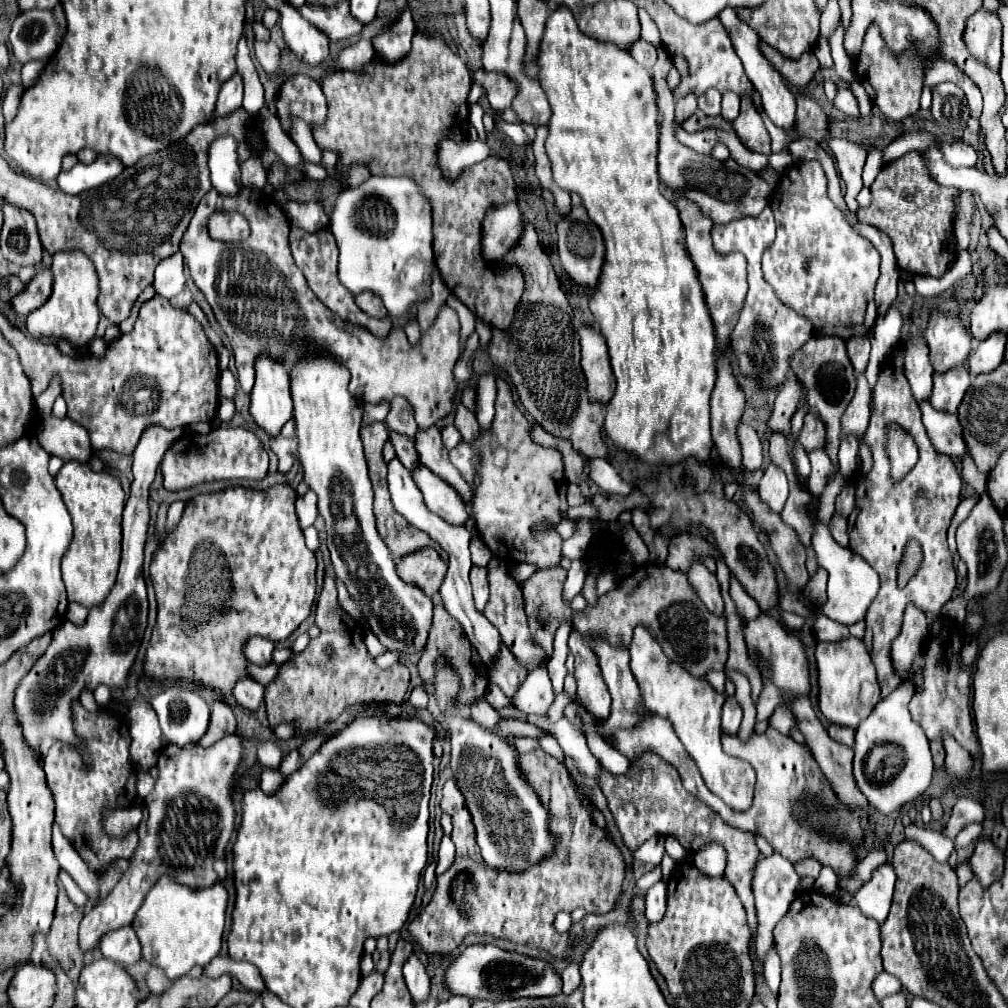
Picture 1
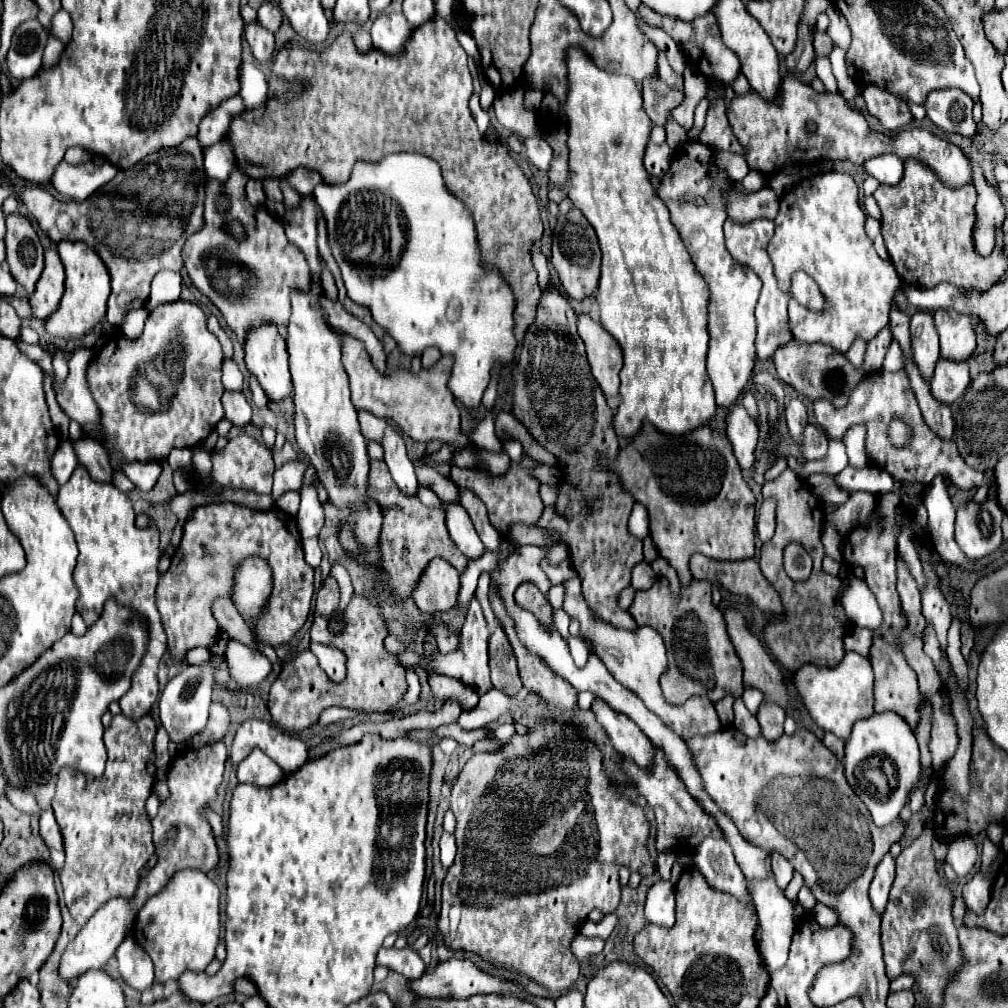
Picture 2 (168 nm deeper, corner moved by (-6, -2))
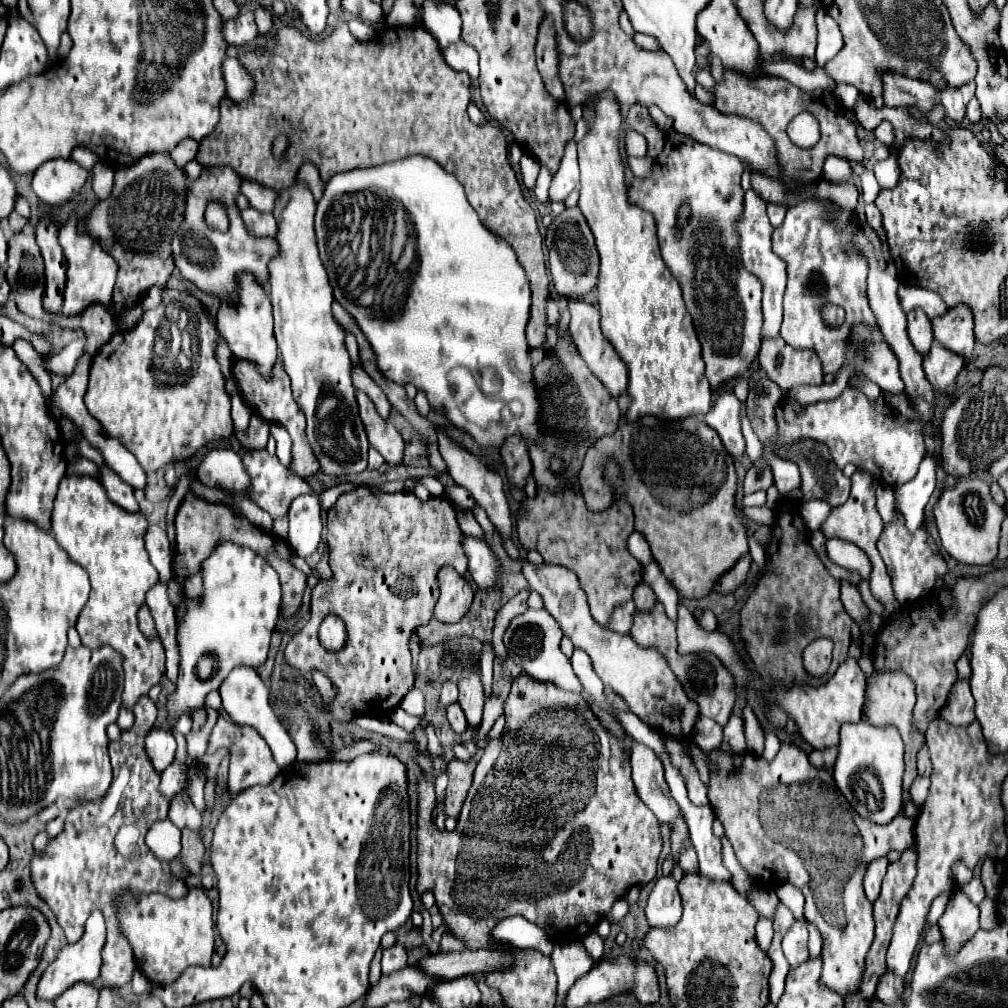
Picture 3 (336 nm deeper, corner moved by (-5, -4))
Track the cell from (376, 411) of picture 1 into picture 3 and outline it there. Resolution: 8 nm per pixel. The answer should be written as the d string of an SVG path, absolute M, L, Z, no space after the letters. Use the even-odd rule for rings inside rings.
M364 391L356 393L360 417L366 427L366 435L370 445L386 459L388 465L400 465L404 461L404 439L398 433L394 425L390 425L386 419L382 419L374 407L374 403L368 399Z

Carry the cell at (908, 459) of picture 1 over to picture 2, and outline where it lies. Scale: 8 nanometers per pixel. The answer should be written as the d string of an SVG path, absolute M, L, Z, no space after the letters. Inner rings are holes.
M877 371L877 373L871 373L869 377L865 377L851 391L849 403L845 407L841 407L841 409L833 407L829 401L823 401L823 399L813 401L813 419L825 431L825 435L829 439L843 439L849 427L863 425L863 421L865 421L865 427L867 427L865 449L867 449L869 463L883 469L883 471L887 471L895 479L929 485L931 479L937 473L943 473L943 475L951 477L951 481L959 489L973 489L973 487L979 487L985 481L985 473L979 473L979 471L965 465L965 461L961 459L961 455L957 451L955 441L939 439L937 433L933 433L923 423L919 405L915 401L915 395L911 393L909 379L907 379L905 371L897 371L897 373ZM891 419L901 419L911 427L911 441L907 445L897 447L887 437L887 429L889 429Z

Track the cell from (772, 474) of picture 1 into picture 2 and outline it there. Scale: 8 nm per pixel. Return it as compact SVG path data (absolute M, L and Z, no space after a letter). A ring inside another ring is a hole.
M765 501L761 505L759 517L757 517L757 537L761 539L761 543L767 543L773 537L775 531L775 521L773 521L773 501Z

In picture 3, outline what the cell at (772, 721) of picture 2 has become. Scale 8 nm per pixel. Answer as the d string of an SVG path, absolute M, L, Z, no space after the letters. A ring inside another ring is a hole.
M746 705L742 711L744 717L744 735L746 735L746 743L750 751L756 751L758 755L764 751L764 727L758 721L758 717L754 715L752 707Z

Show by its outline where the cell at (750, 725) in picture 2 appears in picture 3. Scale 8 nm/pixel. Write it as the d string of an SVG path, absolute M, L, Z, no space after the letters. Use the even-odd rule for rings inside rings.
M732 713L728 723L724 725L724 741L720 745L722 751L728 753L744 753L746 751L746 739L744 739L744 721L740 715Z

